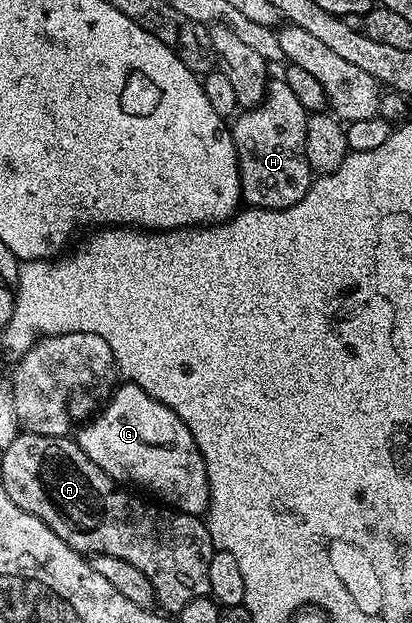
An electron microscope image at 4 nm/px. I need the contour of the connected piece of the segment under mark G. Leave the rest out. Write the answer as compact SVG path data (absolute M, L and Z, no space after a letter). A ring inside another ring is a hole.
M121 382L111 399L75 432L74 438L82 453L114 482L161 495L167 506L187 515L203 516L207 512L206 465L190 429L138 385Z

